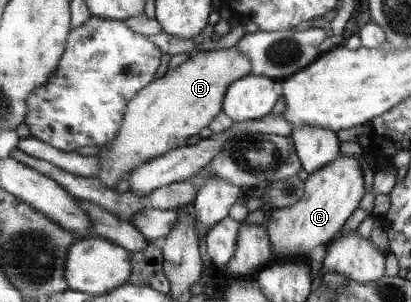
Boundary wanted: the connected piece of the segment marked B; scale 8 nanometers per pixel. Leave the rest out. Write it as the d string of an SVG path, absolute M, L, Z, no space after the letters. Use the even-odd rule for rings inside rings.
M236 47L219 49L218 51L196 52L190 54L187 61L178 67L167 69L164 75L153 79L128 102L124 111L124 119L116 137L104 145L99 145L99 152L95 154L95 158L99 160L99 171L95 173L95 178L99 178L99 181L106 188L113 189L121 178L129 177L129 172L133 168L141 166L141 163L186 145L187 138L208 127L208 124L221 111L227 87L236 82L237 79L249 74L249 71L249 59L242 55Z

